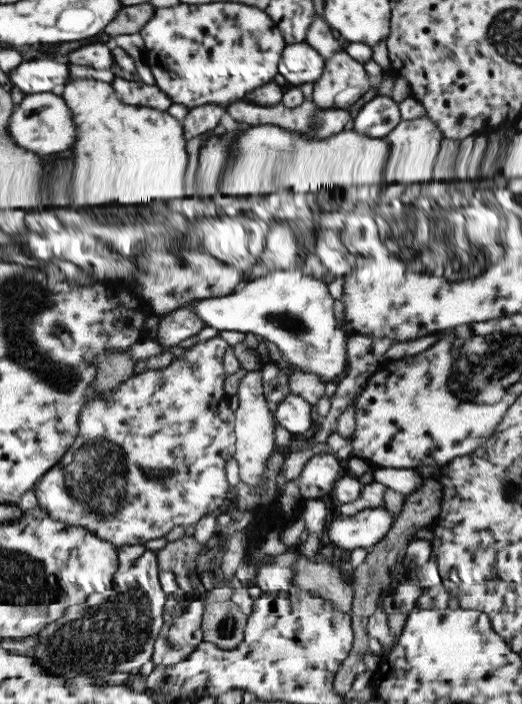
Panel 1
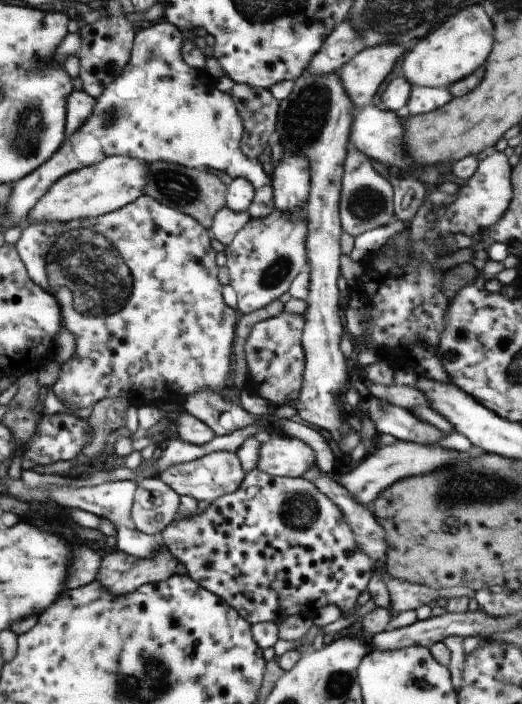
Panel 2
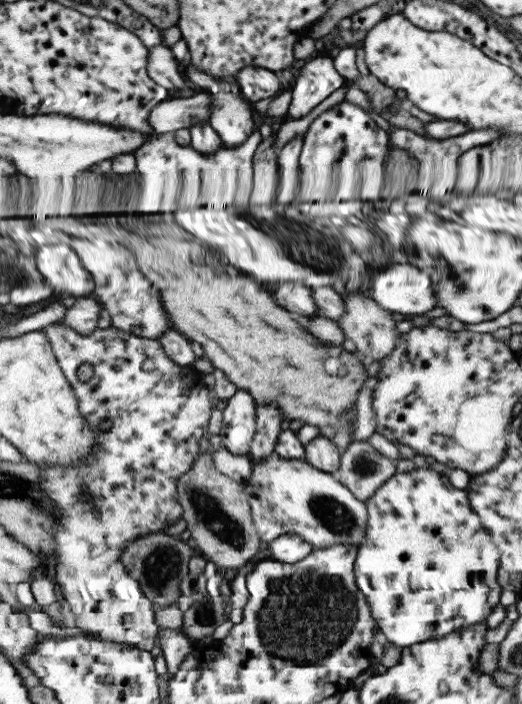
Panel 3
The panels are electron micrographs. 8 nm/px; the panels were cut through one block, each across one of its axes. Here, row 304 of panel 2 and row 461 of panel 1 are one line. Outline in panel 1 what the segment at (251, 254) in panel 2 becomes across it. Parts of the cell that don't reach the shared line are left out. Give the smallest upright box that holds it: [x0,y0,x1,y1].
[233,371,277,488]

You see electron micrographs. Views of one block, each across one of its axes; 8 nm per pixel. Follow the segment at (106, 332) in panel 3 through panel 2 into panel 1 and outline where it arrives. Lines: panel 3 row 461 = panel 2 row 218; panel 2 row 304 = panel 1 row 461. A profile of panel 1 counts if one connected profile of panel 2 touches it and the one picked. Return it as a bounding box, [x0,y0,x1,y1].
[33,334,235,550]

